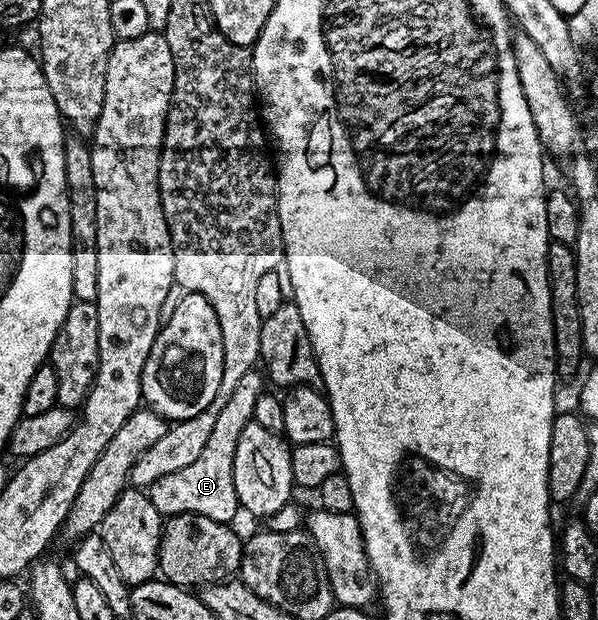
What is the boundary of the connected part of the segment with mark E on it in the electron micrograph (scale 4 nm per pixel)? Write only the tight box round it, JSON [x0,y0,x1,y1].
[149,370,265,524]

